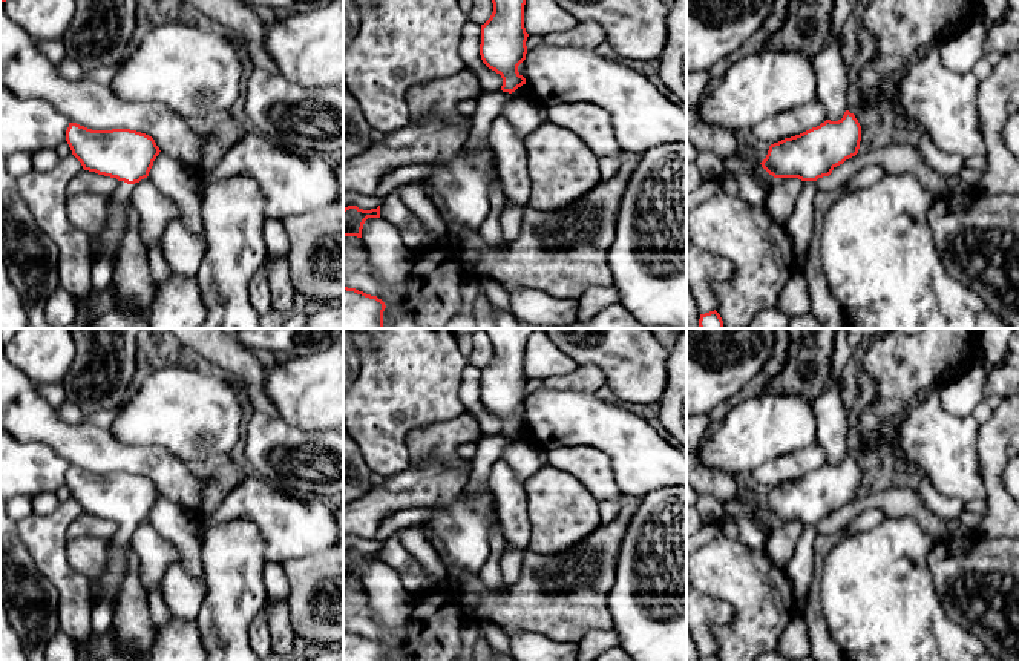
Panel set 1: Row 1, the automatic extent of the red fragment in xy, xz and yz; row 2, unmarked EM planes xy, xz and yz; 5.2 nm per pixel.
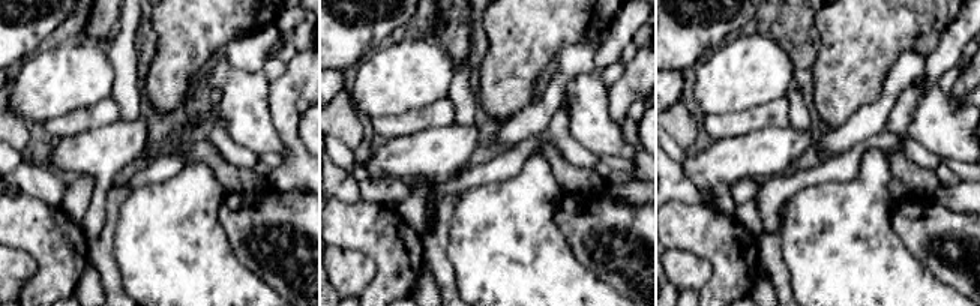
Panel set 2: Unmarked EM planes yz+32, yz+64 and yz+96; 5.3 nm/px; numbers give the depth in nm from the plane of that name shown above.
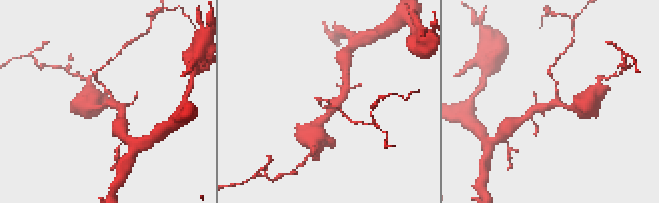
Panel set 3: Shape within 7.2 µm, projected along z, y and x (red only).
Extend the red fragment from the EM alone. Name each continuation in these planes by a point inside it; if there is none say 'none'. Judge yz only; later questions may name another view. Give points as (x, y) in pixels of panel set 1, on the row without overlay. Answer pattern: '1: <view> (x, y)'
1: yz (800, 569)

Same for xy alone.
1: xy (117, 560)

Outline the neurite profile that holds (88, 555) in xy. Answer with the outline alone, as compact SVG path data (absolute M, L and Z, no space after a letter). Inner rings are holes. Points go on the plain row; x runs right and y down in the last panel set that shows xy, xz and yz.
M83 537L66 541L69 564L90 580L92 603L100 597L100 581L107 567L107 555L112 543L116 543L116 538L100 540L95 537Z

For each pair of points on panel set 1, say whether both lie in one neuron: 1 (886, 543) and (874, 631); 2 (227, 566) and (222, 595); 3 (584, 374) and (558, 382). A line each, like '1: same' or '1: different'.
1: same
2: same
3: same

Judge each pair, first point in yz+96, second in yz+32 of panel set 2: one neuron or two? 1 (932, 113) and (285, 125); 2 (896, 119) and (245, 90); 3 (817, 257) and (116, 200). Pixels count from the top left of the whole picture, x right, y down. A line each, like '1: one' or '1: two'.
1: two
2: two
3: two

